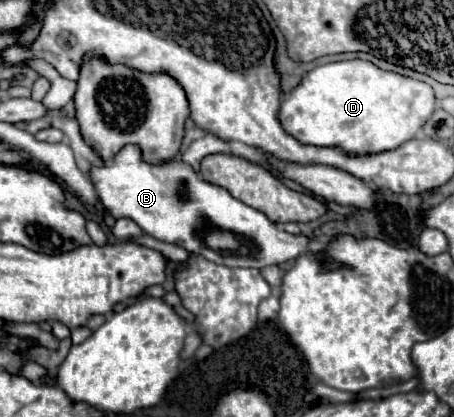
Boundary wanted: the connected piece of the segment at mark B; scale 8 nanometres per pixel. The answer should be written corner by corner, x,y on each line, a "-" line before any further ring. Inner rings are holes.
125,145
111,161
105,161
103,167
93,167
91,181
103,201
103,207
107,207
115,219
129,217
147,235
165,243
181,245
187,251
219,265
263,269
269,265
293,261
303,253
309,253
311,239
307,235
293,235
283,231
279,225
271,223
267,215
237,201
223,187
199,179
189,165
177,159
163,165
145,163
137,145
-
209,229
235,233
241,237
243,245
237,251
215,251
207,247
203,239
205,231

